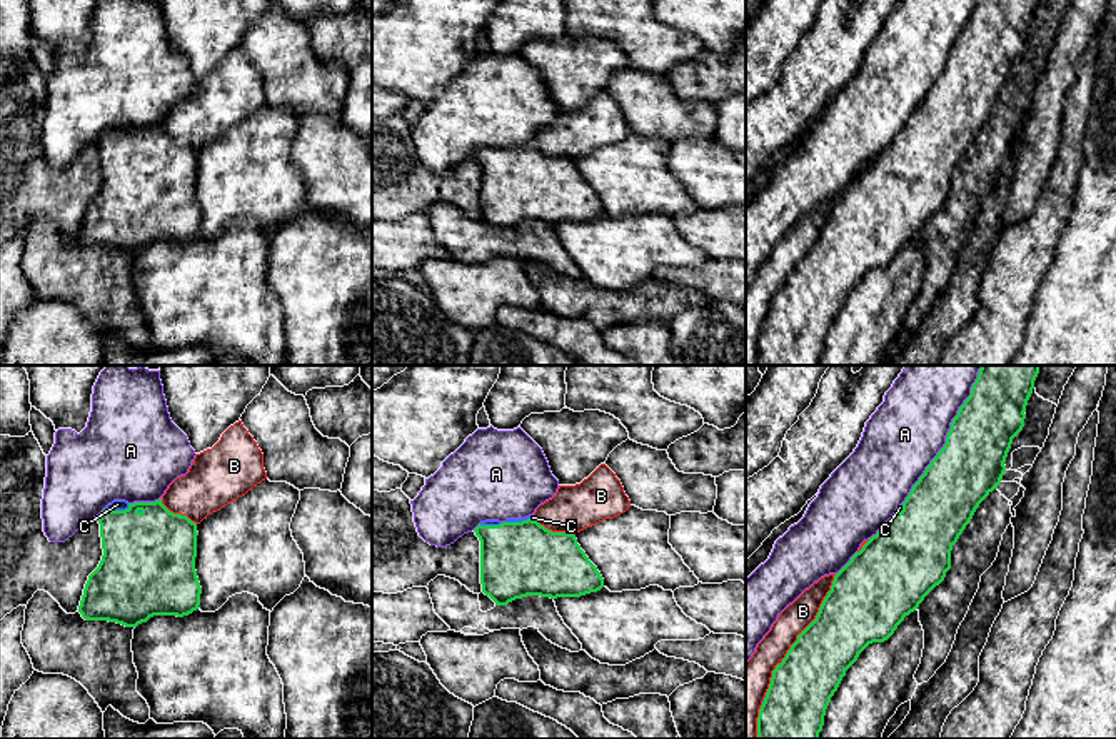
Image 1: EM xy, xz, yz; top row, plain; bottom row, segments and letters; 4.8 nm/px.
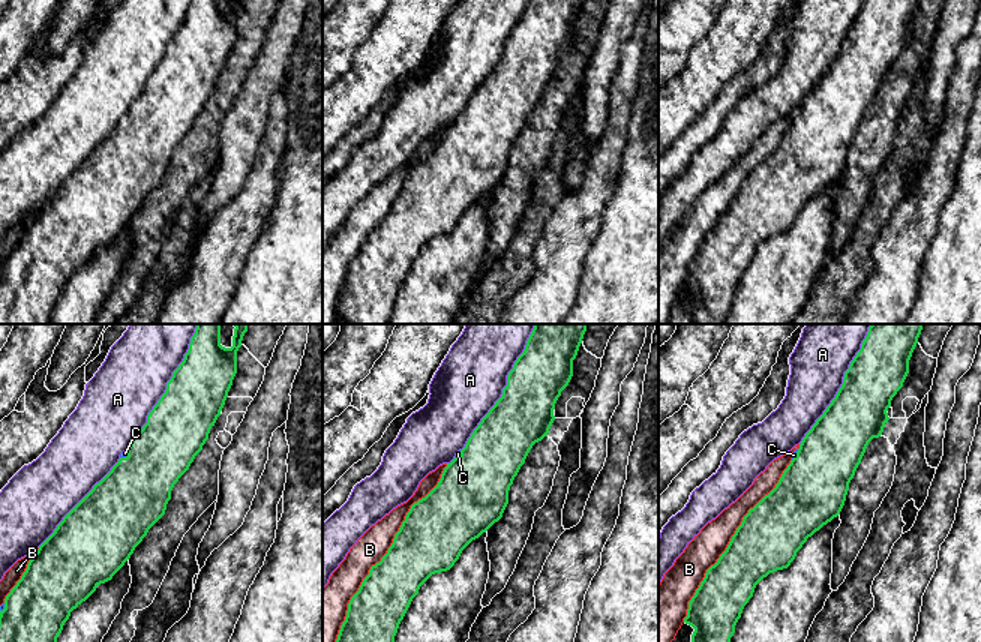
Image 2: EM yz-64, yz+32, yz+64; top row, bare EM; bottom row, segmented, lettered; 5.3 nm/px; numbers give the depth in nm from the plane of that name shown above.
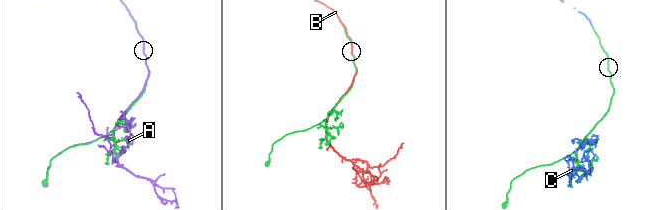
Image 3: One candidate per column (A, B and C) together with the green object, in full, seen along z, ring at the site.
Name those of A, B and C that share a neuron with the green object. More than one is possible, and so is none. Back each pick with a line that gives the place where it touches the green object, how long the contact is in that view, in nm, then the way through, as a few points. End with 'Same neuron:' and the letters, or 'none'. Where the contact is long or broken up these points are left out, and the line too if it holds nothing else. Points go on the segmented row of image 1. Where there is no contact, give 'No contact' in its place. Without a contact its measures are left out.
C: Touches green at xy (117, 511). Shared border 120 nm
Same neuron: C

